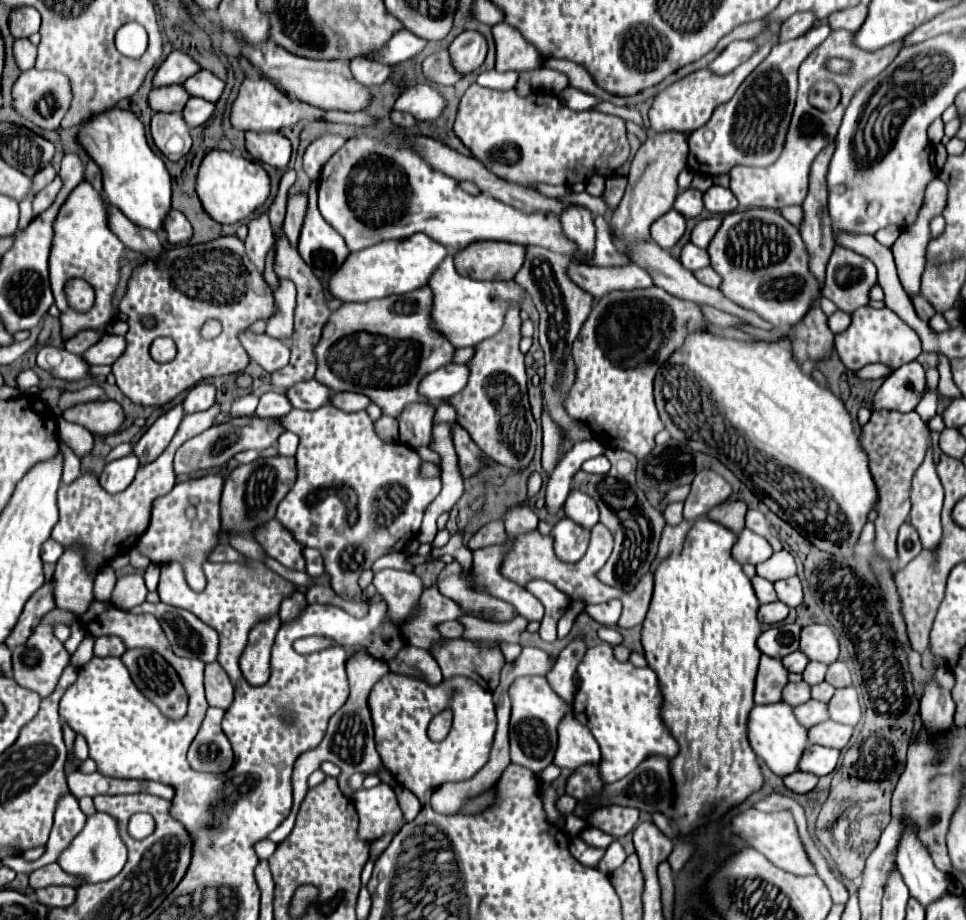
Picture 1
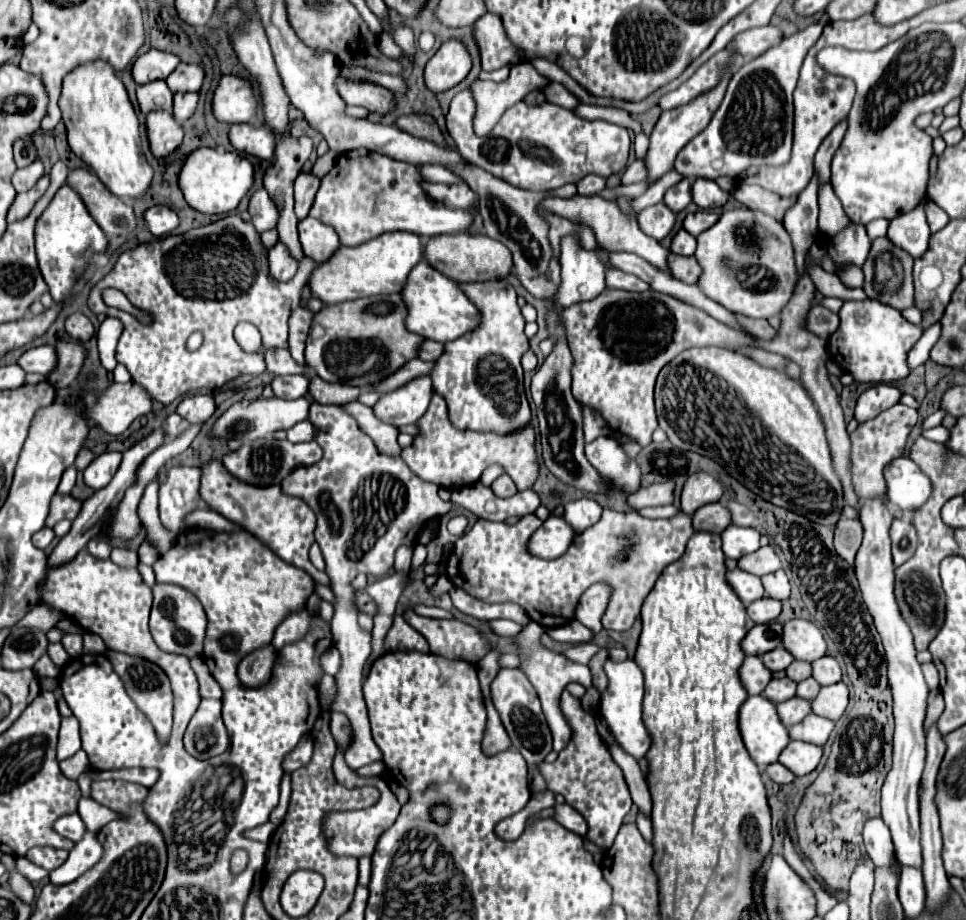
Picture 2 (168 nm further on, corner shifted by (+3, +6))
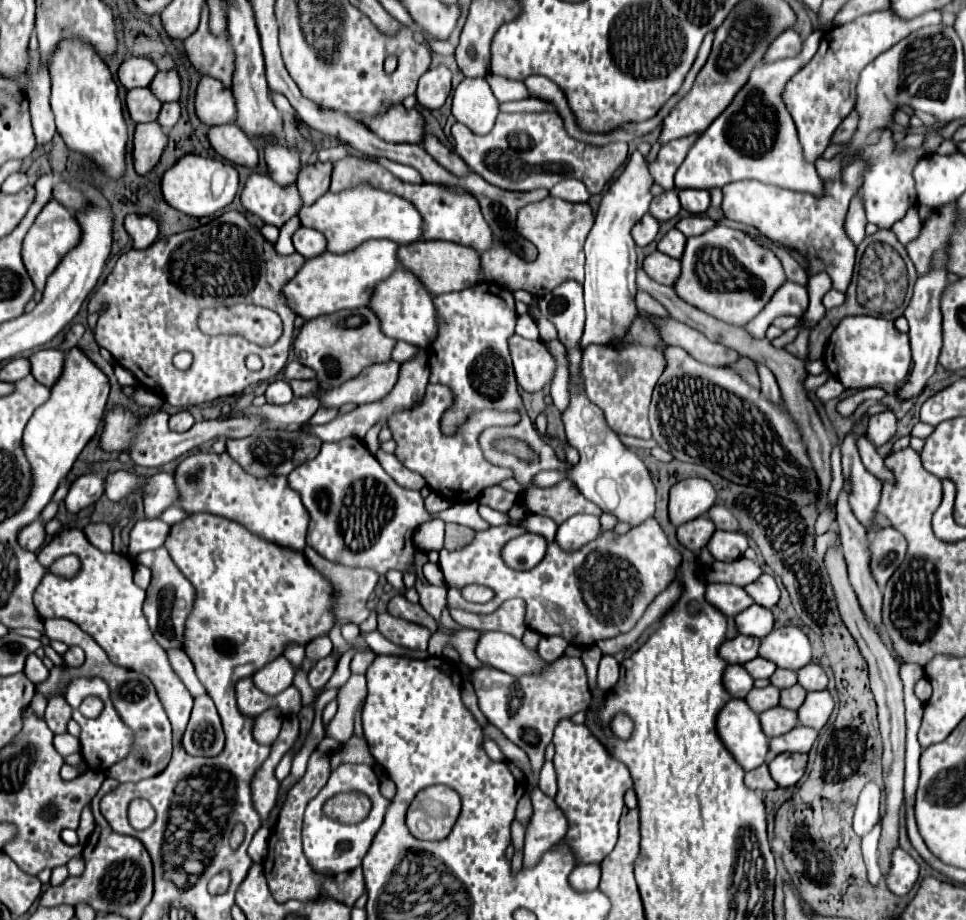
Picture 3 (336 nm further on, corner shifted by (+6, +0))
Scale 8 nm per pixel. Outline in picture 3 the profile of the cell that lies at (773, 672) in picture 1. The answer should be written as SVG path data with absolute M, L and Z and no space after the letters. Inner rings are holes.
M731 664L727 666L727 672L723 674L723 684L733 698L745 698L753 688L753 678L743 666Z

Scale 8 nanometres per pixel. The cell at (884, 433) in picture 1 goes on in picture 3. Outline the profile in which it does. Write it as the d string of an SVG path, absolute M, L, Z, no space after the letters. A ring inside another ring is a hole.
M881 412L869 418L869 428L865 438L875 446L883 446L887 444L897 432L897 416L893 412Z

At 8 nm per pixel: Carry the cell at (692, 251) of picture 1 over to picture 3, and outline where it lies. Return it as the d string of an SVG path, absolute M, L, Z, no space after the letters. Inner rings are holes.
M673 228L673 230L669 230L663 238L661 238L661 242L659 242L659 252L663 252L663 254L667 254L667 256L671 256L671 258L681 258L683 256L683 252L685 252L685 236L677 230L677 228Z

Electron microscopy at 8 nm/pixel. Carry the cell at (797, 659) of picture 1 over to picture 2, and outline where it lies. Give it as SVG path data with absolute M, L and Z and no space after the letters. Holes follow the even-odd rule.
M776 648L776 650L770 650L766 654L760 656L764 666L770 670L770 672L778 672L778 670L786 670L786 666L790 666L790 662L794 662L792 654L788 654L784 648Z

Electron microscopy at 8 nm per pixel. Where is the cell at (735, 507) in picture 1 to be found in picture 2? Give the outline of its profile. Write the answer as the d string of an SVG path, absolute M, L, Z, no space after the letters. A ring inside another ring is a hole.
M706 504L692 516L692 526L696 532L722 534L726 526L730 526L730 512L720 504Z

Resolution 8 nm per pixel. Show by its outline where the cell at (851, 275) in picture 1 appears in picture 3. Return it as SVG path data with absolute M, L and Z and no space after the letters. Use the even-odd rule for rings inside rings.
M853 198L851 200L851 206L849 206L849 214L847 214L847 220L845 220L845 232L847 236L853 240L855 246L859 246L865 238L865 212L863 212L863 204L859 198Z

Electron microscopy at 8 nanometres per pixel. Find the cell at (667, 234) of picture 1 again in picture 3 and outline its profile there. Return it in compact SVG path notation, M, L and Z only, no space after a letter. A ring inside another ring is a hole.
M647 214L647 216L643 216L637 224L635 224L635 228L633 228L633 240L635 240L635 244L637 246L647 246L647 244L651 244L653 240L655 240L655 236L657 236L657 232L659 232L659 222L651 216L651 214Z

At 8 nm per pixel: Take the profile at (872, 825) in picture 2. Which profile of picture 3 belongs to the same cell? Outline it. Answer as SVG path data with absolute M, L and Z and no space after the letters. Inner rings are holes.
M869 782L859 796L855 818L853 818L853 830L857 836L863 838L877 826L881 816L879 804L881 804L881 786L877 786L875 782Z

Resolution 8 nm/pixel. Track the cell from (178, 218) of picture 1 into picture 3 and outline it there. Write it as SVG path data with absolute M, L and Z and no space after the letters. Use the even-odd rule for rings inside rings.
M131 214L125 218L125 230L133 238L135 248L151 246L159 236L159 224L151 216L137 216Z

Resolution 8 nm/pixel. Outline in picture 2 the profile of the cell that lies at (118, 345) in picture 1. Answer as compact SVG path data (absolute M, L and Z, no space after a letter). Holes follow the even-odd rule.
M58 342L56 344L56 368L46 376L46 380L54 388L70 388L72 382L78 378L78 372L84 364L86 352L76 342Z

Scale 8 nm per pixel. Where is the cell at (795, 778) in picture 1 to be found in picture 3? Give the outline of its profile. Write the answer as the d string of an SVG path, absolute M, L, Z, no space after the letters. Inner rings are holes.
M767 764L751 770L745 774L745 784L751 788L751 790L775 790L777 784L767 768Z

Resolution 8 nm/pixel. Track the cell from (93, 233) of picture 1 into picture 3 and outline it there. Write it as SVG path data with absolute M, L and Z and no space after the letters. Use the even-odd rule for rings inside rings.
M51 200L43 210L41 214L37 216L37 220L33 222L31 230L27 232L25 240L23 240L23 262L25 262L25 268L35 284L35 288L39 292L43 292L45 288L45 282L47 278L55 272L55 268L59 266L59 262L63 260L63 256L75 248L81 240L81 228L79 228L79 222L75 220L75 214L69 212L61 202L55 202Z

